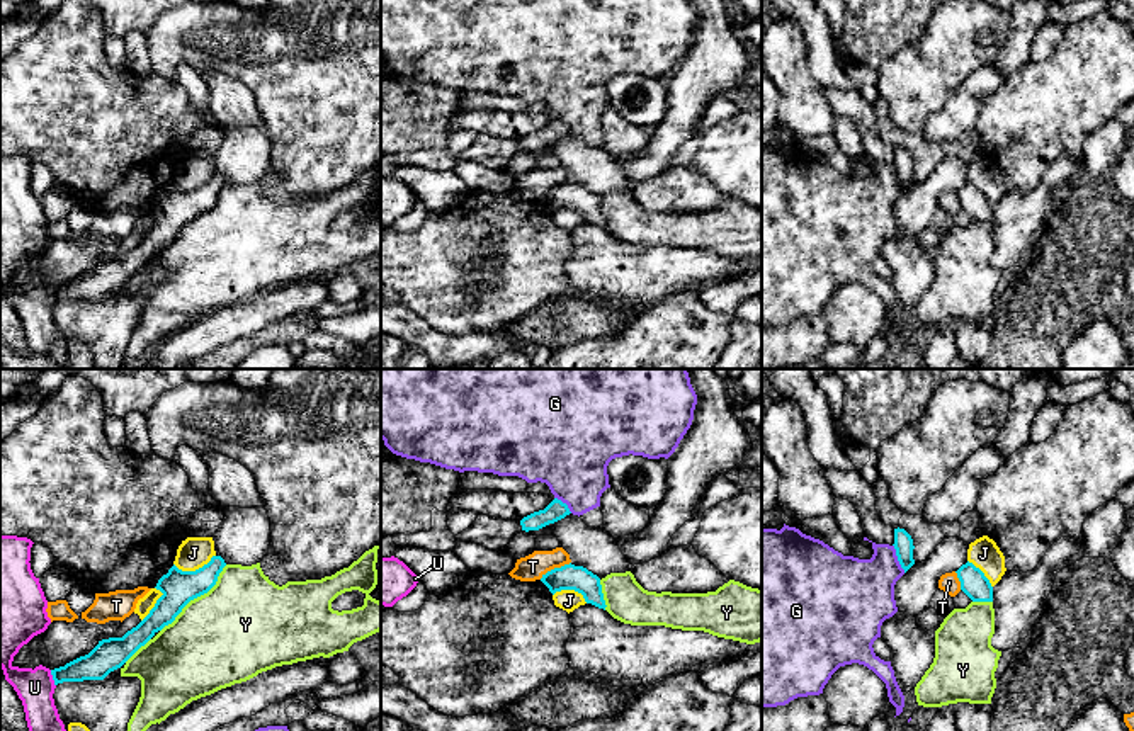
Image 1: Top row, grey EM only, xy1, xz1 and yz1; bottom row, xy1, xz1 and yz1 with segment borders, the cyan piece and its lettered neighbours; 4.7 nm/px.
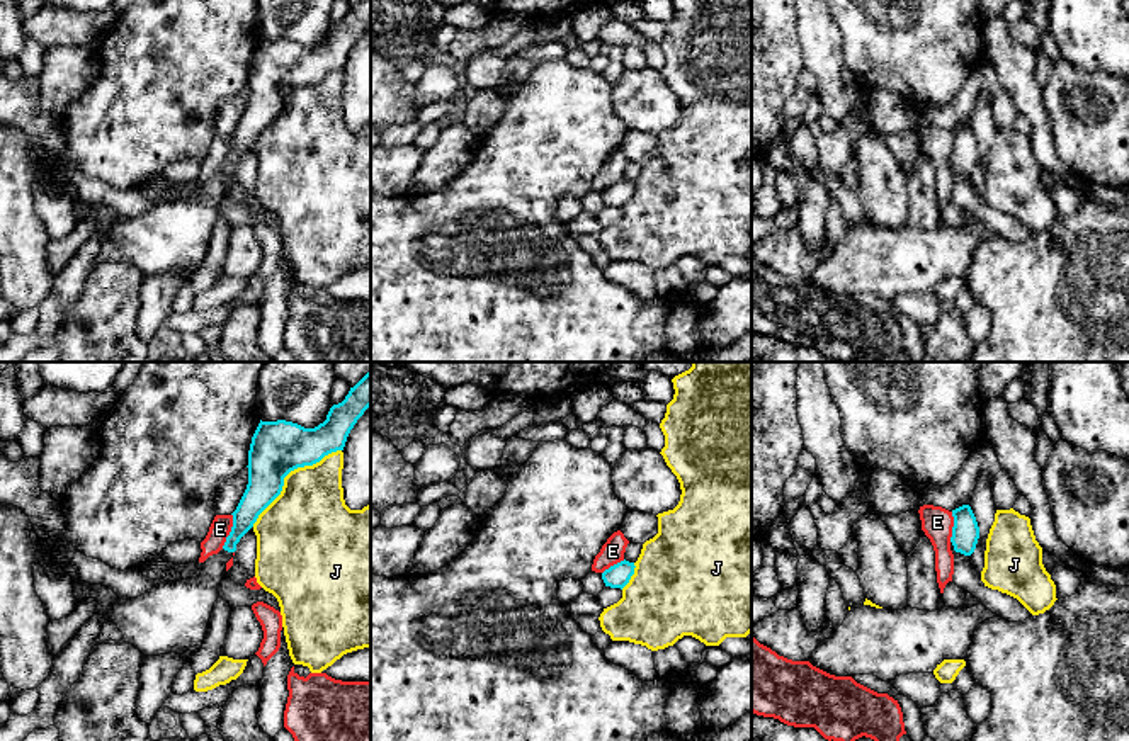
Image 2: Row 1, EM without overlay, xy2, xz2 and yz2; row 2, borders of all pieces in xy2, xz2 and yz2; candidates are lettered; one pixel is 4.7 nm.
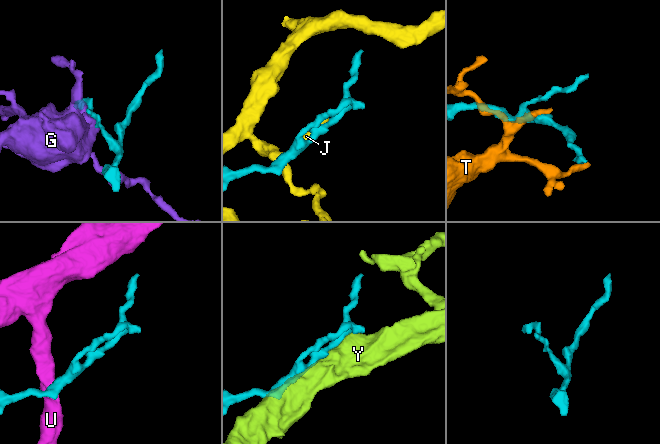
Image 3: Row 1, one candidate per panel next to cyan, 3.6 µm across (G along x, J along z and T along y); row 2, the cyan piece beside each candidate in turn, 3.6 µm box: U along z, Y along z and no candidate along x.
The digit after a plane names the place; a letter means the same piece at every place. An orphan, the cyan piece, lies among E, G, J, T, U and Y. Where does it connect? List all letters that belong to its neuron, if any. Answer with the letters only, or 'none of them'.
none of them

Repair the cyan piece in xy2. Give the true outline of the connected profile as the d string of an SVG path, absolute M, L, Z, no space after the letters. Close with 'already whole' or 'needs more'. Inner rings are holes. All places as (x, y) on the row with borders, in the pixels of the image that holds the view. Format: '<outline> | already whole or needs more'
M371 370L315 428L260 420L248 450L248 484L231 513L233 527L223 549L202 563L199 576L160 583L138 598L119 598L107 607L104 619L116 624L126 642L145 656L180 653L192 659L207 636L218 588L240 539L281 495L291 471L343 450L350 430L369 406Z | needs more

